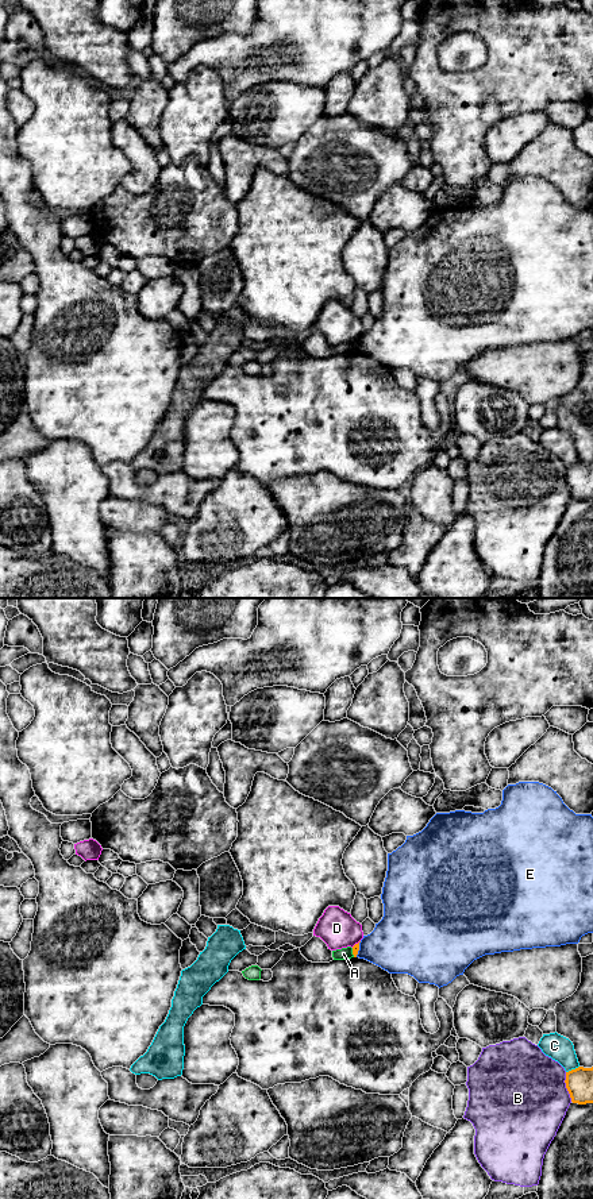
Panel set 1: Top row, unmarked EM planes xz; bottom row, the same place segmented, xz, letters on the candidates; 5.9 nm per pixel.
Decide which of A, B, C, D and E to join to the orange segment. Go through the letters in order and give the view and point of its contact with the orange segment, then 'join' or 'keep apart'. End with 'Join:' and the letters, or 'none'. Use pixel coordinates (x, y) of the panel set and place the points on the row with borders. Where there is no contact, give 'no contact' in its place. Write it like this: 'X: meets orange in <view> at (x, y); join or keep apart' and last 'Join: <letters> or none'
A: meets orange in xz at (353, 952); keep apart
B: meets orange in xz at (566, 1087); keep apart
C: meets orange in xz at (572, 1070); keep apart
D: meets orange in xz at (355, 944); keep apart
E: meets orange in xz at (358, 949); keep apart
Join: none

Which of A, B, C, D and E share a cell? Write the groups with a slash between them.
A / B / C / D / E

